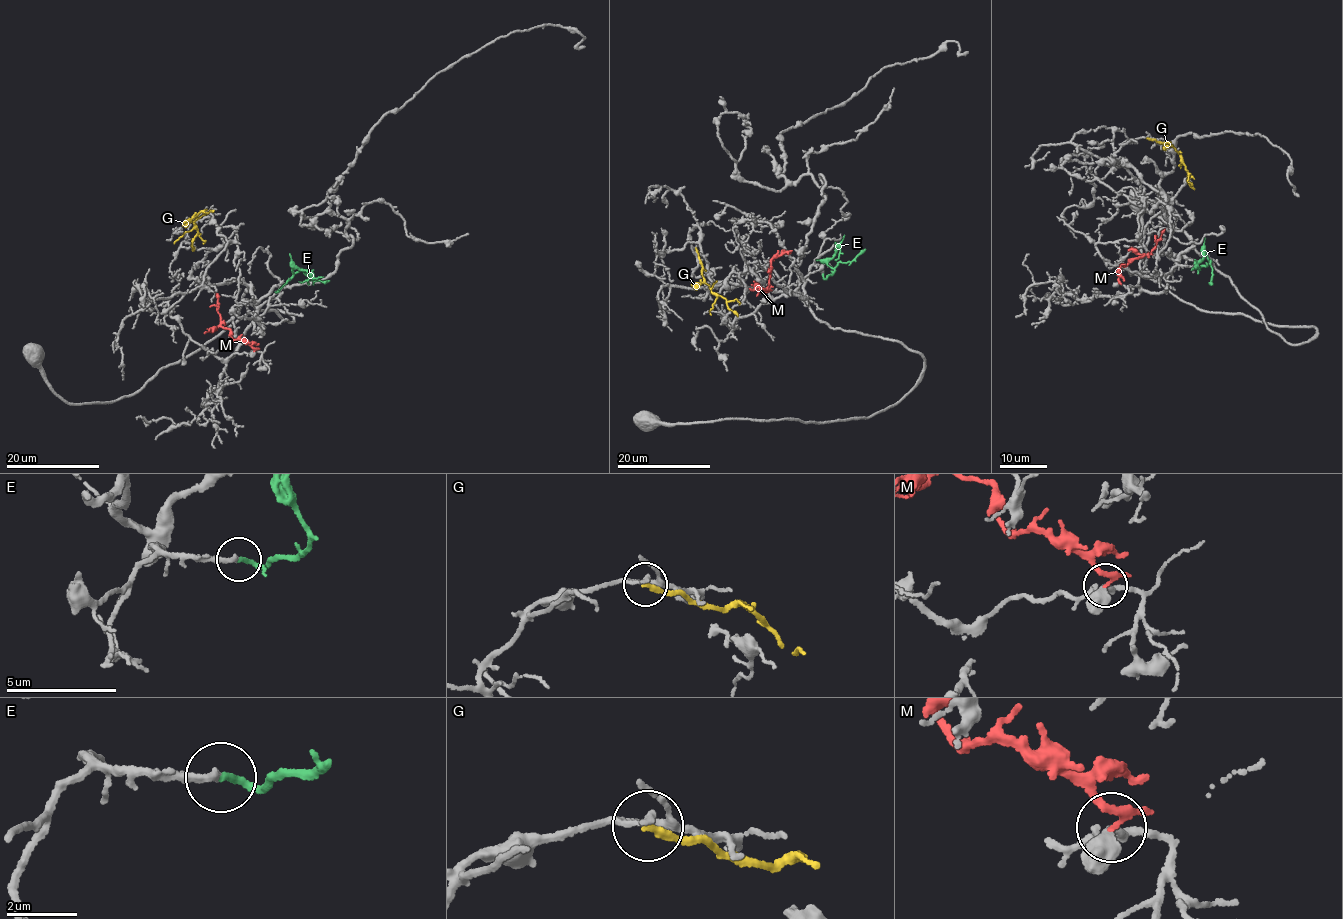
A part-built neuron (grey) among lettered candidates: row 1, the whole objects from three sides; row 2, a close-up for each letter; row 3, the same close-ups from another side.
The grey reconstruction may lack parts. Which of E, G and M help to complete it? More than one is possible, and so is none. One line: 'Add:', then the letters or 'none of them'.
Add: E

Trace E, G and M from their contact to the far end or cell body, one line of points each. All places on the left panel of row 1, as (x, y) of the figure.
E: (277, 292), (293, 275), (294, 268), (311, 274), (306, 280), (299, 281)
G: (213, 210), (201, 211), (197, 217), (193, 251)
M: (253, 350), (240, 339), (232, 338), (230, 330), (220, 325), (216, 293)

